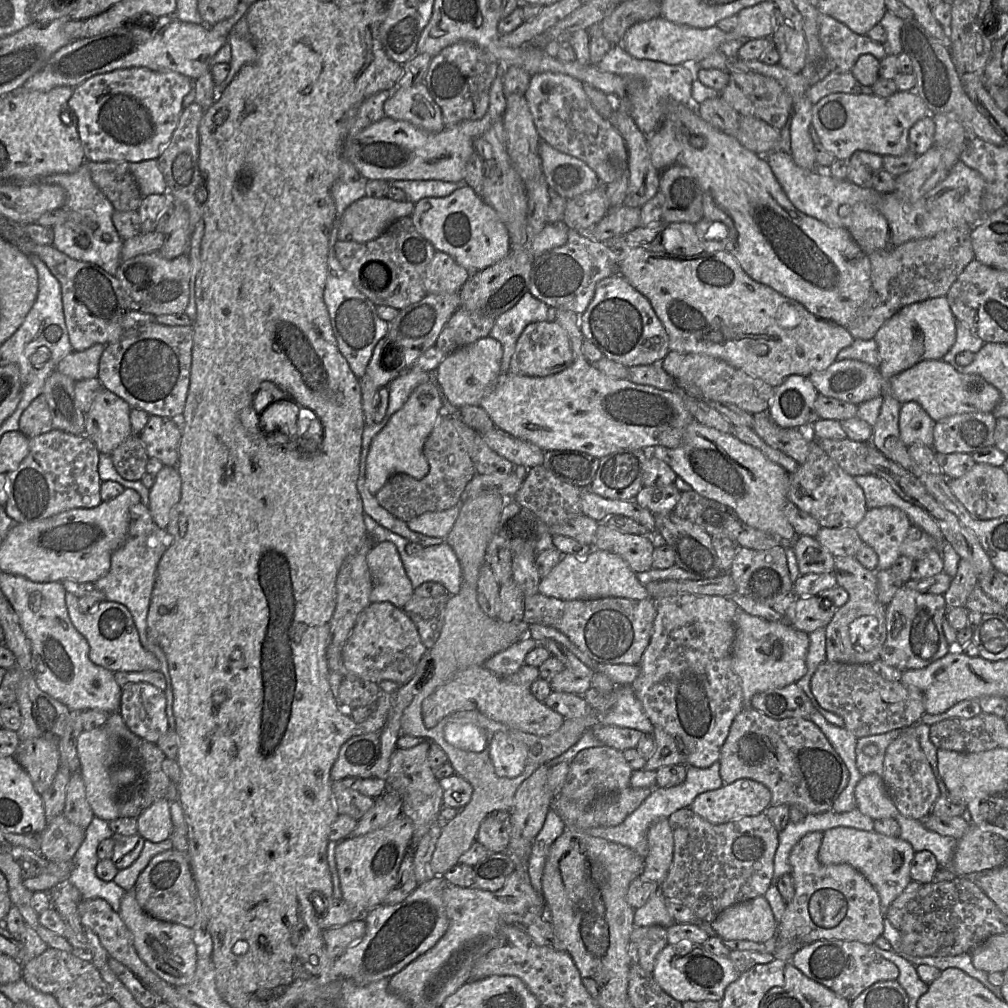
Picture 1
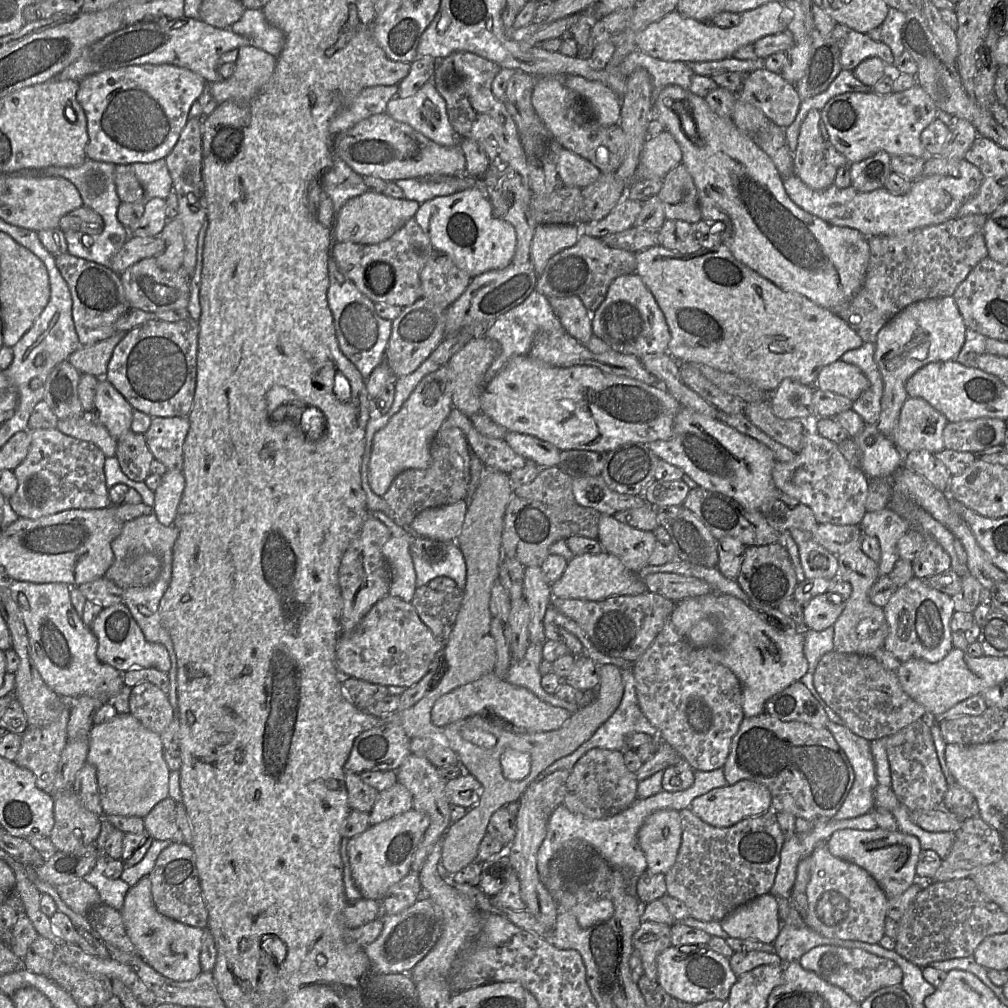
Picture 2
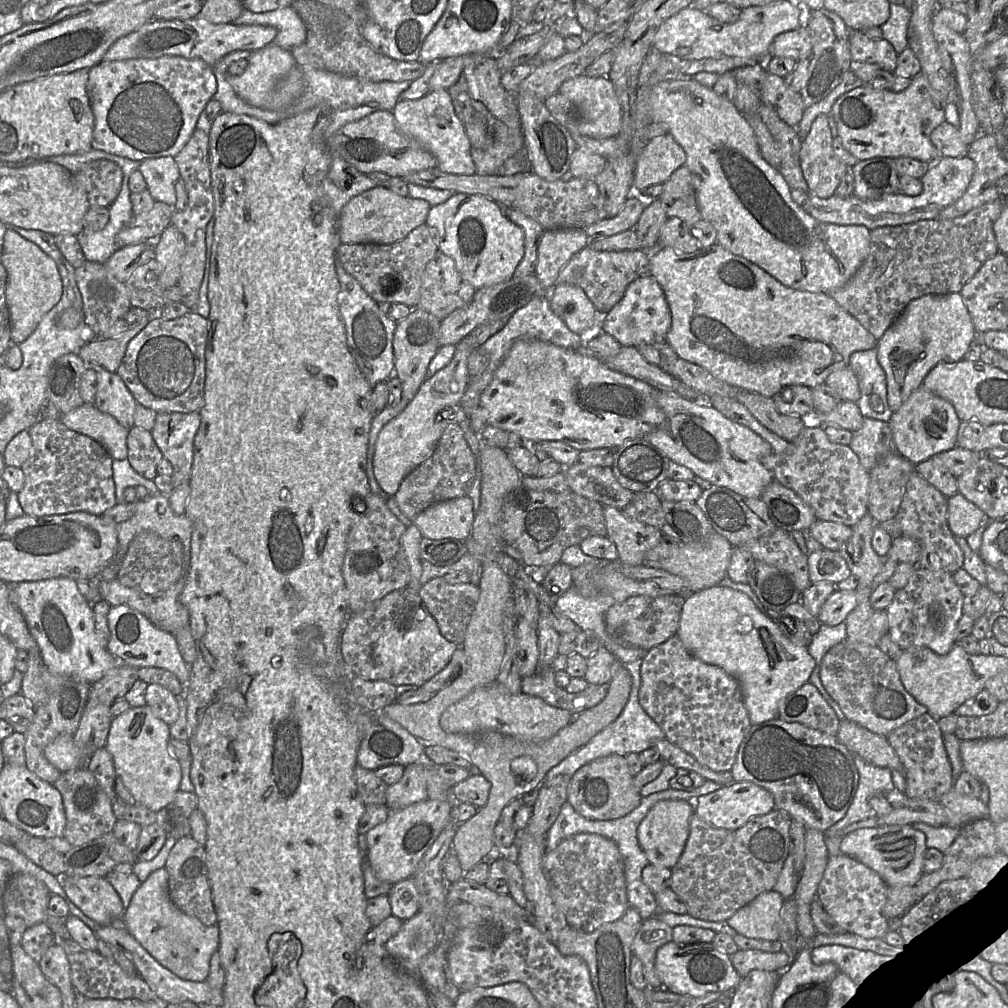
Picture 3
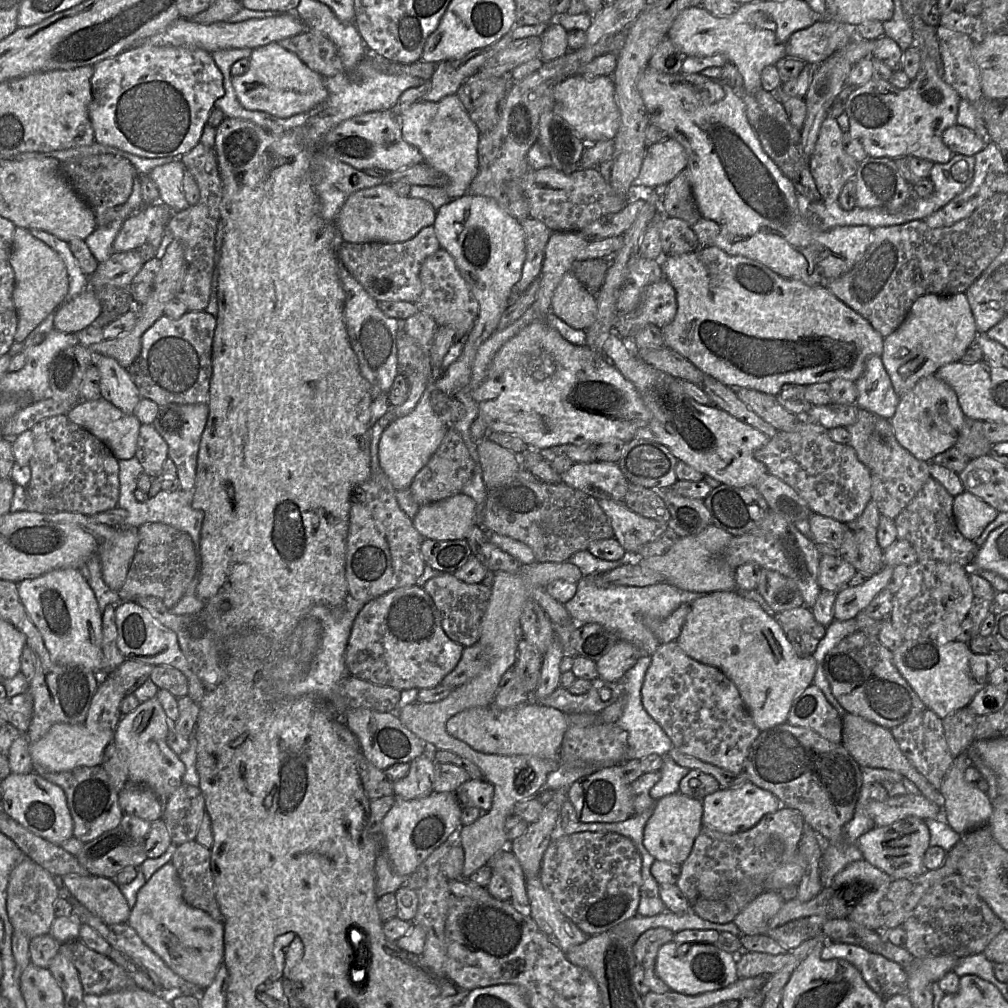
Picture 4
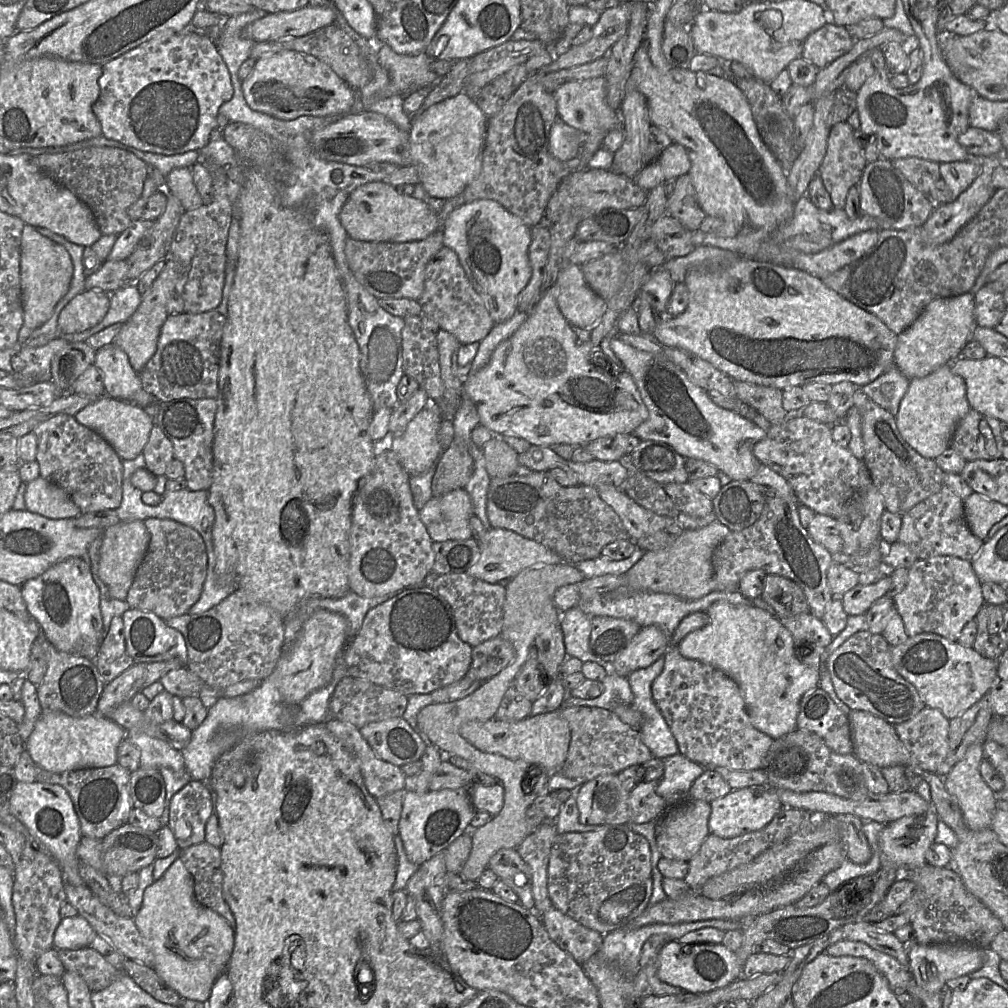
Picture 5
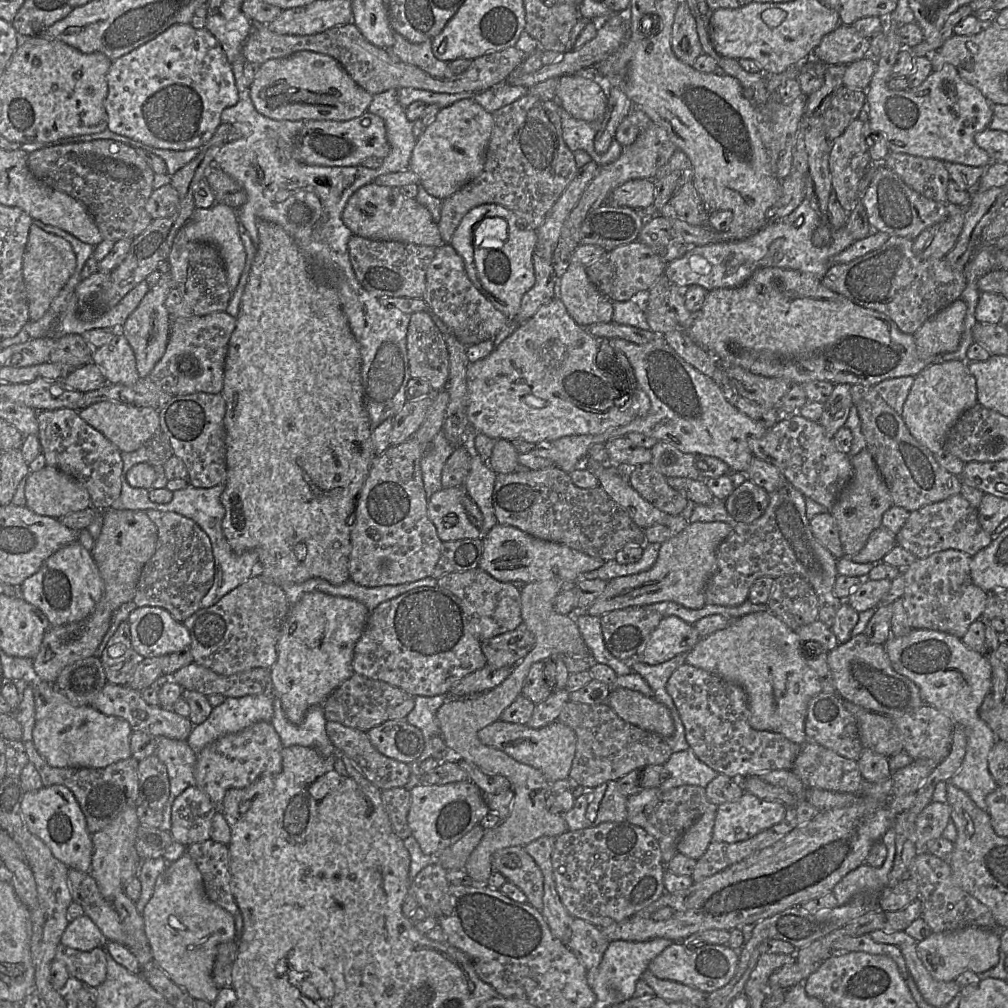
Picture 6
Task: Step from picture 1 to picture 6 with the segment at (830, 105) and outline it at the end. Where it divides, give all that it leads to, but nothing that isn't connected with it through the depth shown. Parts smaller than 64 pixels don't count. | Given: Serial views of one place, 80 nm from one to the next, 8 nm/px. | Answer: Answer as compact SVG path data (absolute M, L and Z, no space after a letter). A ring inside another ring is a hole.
M885 21L883 31L886 33L886 42L877 61L876 71L865 91L870 129L884 135L890 153L904 153L938 159L943 162L987 168L993 160L985 150L976 144L975 135L988 128L993 117L993 104L977 88L964 81L954 66L944 64L940 70L933 70L927 79L916 88L905 90L892 90L889 88L888 82L892 78L893 66L897 61L898 54L904 49L895 30L897 25L904 24L889 24Z

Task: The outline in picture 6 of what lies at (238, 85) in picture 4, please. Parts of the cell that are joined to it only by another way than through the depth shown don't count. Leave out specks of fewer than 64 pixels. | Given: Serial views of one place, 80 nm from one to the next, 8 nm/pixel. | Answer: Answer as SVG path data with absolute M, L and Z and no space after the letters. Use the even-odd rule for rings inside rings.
M306 50L264 62L249 87L256 110L274 120L347 121L368 111L373 100L333 57Z

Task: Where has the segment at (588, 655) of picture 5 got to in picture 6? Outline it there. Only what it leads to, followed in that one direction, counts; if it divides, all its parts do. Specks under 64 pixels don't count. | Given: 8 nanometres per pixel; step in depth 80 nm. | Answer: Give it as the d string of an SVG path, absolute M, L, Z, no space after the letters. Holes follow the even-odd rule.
M581 610L576 611L573 616L582 638L591 652L591 661L609 666L617 675L632 673L632 668L625 661L614 657L606 648L600 617L588 615Z

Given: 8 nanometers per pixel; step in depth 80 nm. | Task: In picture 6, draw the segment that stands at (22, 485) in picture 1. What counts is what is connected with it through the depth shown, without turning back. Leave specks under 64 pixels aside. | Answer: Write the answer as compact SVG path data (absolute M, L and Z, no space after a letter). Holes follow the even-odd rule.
M61 408L41 411L38 413L39 430L37 436L41 446L41 454L45 457L47 466L56 467L63 473L79 481L88 491L91 498L91 508L105 511L118 499L122 489L122 452L103 433L89 425L79 415L79 410Z

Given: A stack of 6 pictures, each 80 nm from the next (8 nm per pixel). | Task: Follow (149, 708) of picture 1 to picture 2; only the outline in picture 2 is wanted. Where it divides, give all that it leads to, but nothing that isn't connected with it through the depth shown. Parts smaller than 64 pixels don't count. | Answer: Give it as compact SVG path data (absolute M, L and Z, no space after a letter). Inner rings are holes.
M149 682L132 687L129 713L147 729L158 734L164 732L174 717L174 709L169 702L168 694Z

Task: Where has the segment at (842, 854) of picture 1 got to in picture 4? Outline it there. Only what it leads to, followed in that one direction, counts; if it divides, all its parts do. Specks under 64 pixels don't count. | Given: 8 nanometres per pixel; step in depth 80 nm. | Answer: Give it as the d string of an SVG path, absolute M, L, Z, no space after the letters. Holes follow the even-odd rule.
M907 817L887 826L875 827L874 829L861 835L857 839L855 845L861 851L862 859L884 871L892 880L915 880L923 872L928 871L924 868L924 856L927 849L930 847L930 831L926 825L926 821L923 819L917 817Z

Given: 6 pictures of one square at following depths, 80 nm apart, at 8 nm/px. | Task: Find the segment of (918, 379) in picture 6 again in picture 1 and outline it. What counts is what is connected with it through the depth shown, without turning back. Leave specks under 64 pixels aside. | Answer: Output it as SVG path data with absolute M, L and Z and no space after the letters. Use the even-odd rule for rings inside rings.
M915 401L901 404L899 433L901 441L908 447L912 444L933 445L933 429L936 424L928 413Z

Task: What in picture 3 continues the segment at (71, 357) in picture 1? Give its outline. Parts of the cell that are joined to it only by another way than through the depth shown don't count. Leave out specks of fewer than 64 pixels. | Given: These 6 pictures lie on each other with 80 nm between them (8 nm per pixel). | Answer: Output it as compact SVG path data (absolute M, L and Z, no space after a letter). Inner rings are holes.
M147 323L127 330L113 338L95 338L86 342L79 350L78 355L88 365L96 369L106 369L116 372L125 355L128 342L137 335Z

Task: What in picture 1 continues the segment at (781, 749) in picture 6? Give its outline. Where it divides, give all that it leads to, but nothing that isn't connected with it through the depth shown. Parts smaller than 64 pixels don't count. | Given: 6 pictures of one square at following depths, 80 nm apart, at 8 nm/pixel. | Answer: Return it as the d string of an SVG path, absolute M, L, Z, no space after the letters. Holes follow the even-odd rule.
M680 594L655 599L656 617L654 620L653 632L649 645L645 649L639 666L639 674L633 681L632 689L636 698L640 701L642 708L654 727L663 729L672 736L678 743L682 753L685 755L685 765L697 768L708 768L720 758L721 747L723 746L732 725L734 718L743 709L742 687L740 679L732 667L732 650L736 637L735 617L740 608L730 599L729 596L708 596L694 594Z

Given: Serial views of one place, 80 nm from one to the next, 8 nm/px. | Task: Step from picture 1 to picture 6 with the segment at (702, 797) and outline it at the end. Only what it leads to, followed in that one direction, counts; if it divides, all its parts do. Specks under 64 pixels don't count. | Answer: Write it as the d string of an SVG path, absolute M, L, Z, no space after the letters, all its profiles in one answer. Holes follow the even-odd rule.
M745 792L741 798L718 805L713 826L713 840L740 842L780 823L787 807L777 801L761 799Z

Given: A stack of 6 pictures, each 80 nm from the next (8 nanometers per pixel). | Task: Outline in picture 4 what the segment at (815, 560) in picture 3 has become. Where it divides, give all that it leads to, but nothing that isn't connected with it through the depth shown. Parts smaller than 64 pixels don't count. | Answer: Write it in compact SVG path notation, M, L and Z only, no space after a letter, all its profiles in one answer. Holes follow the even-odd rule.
M822 555L818 583L822 590L838 592L847 586L856 573L856 569L841 556Z

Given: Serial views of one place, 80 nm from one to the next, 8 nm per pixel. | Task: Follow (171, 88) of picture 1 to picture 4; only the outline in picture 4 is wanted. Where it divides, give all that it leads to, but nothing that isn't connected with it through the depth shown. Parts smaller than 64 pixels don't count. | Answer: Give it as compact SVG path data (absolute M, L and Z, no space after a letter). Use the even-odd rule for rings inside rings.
M148 44L136 45L117 56L95 64L93 67L94 73L91 78L92 101L90 104L90 118L94 128L94 142L115 147L142 158L180 158L190 152L201 142L202 133L205 126L208 124L210 112L216 106L216 101L225 94L223 75L216 65L212 53L203 49L159 47Z

